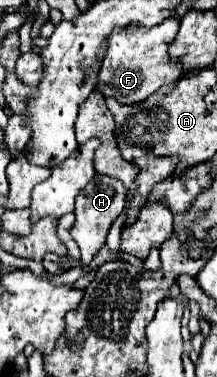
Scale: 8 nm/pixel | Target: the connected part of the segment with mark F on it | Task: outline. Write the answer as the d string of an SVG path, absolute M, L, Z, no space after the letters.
M174 18L164 20L162 24L146 30L146 28L130 28L130 30L114 30L114 34L108 36L108 46L106 46L106 56L102 60L102 68L100 68L100 82L96 84L96 90L102 92L106 98L112 96L122 104L138 104L144 102L148 96L152 96L154 92L158 92L162 86L172 86L180 80L182 72L178 70L178 66L174 66L174 62L170 62L170 58L166 58L168 54L168 44L174 40L174 36L178 34L178 26L180 22L174 22Z

